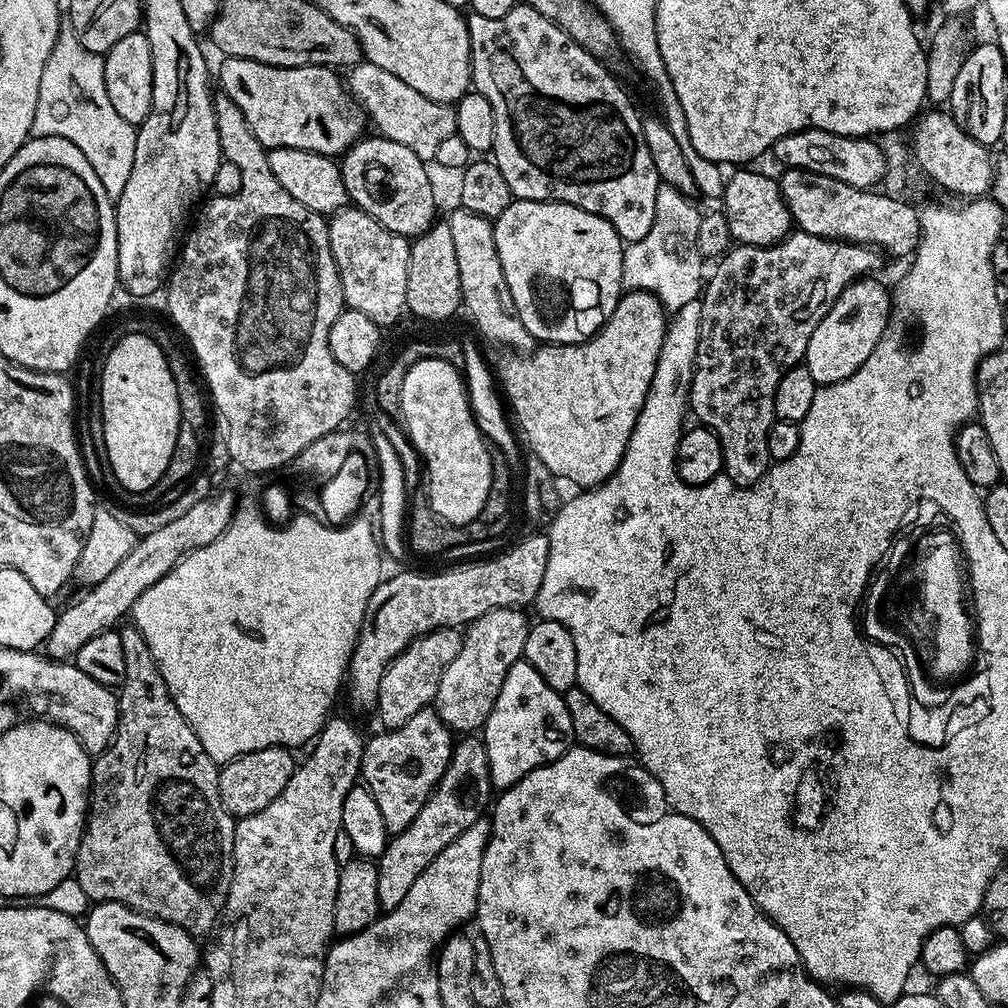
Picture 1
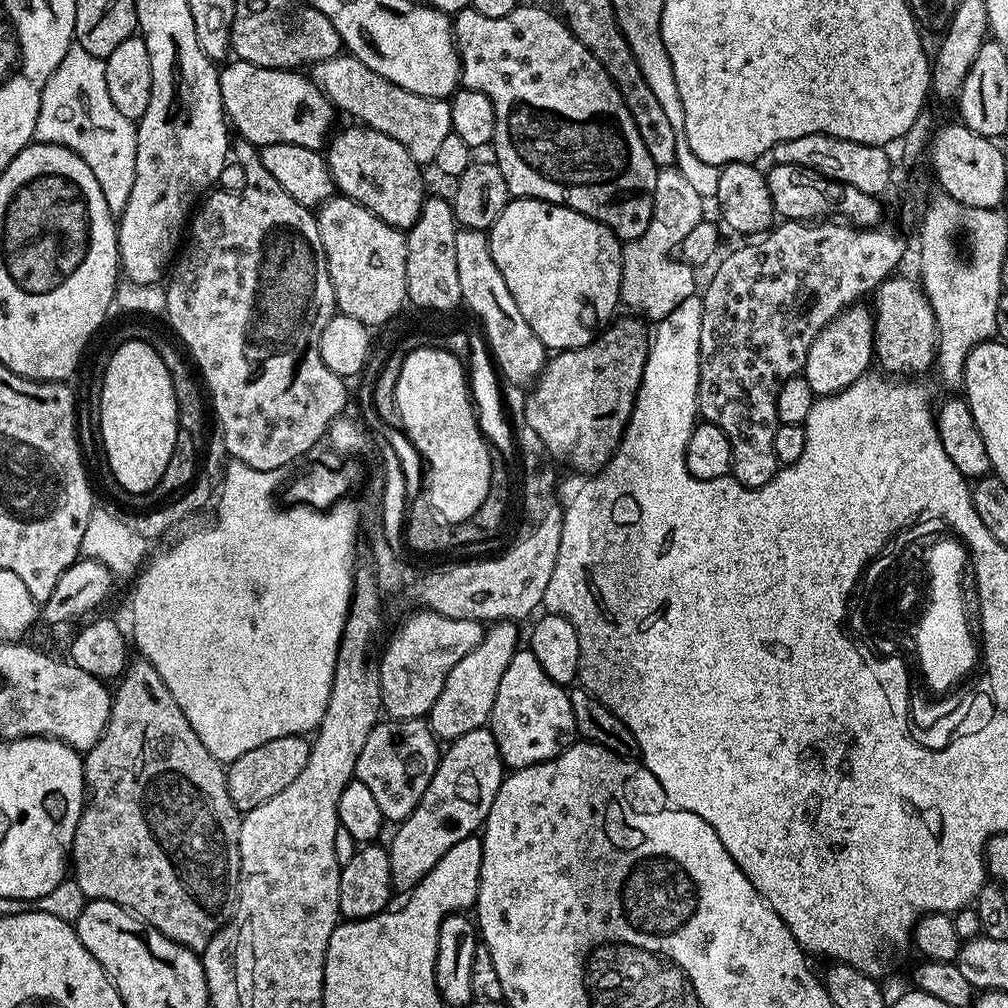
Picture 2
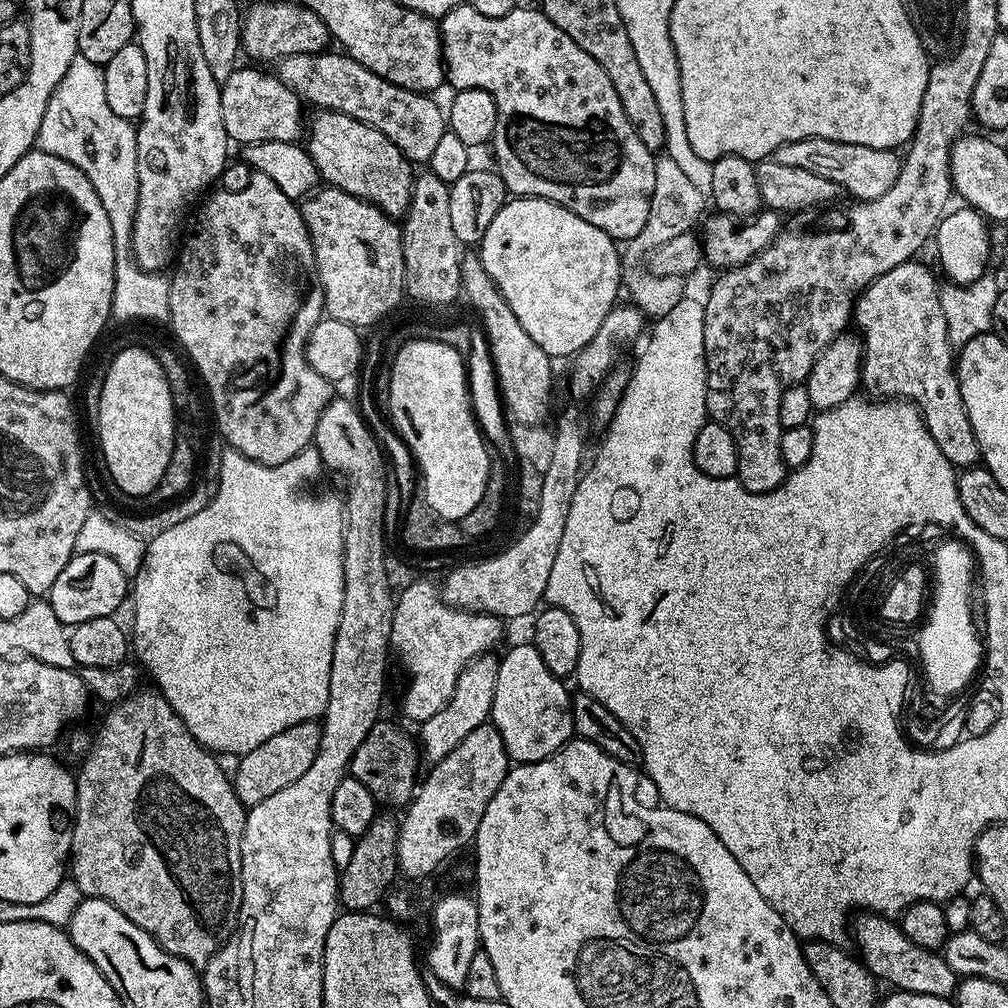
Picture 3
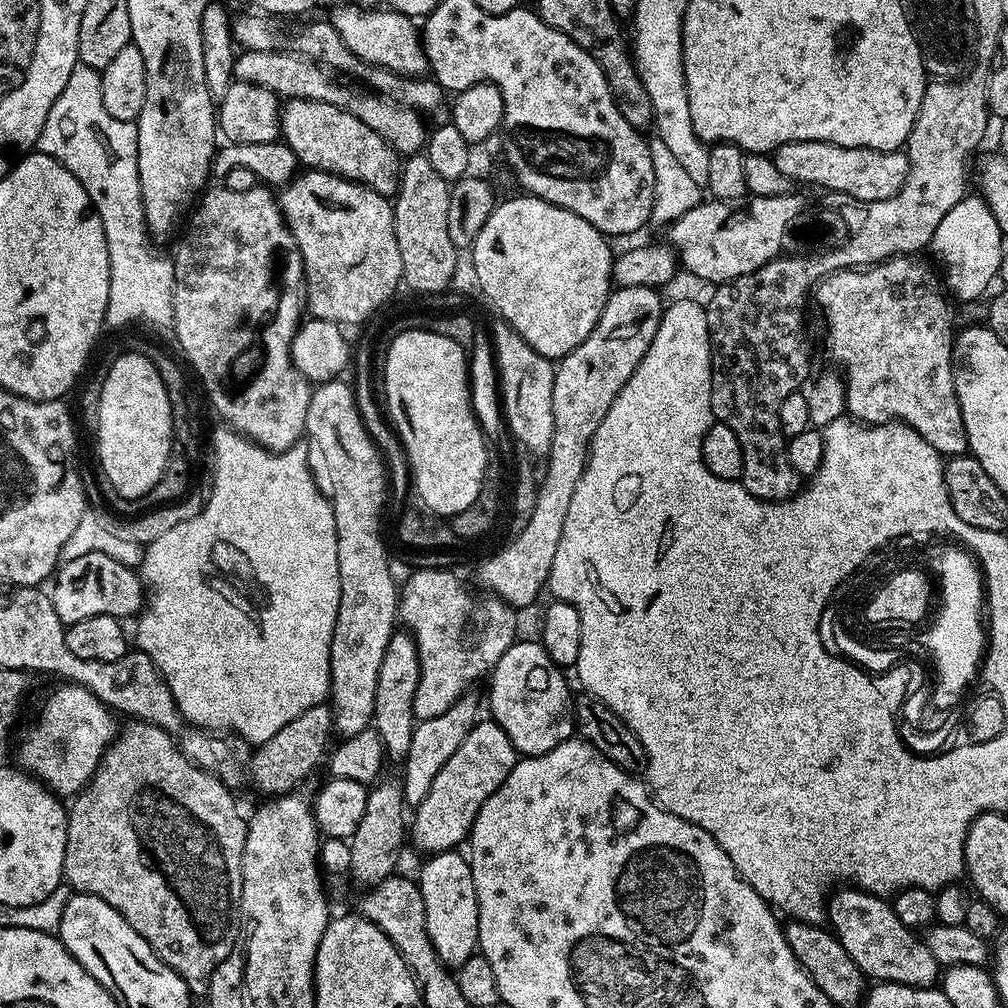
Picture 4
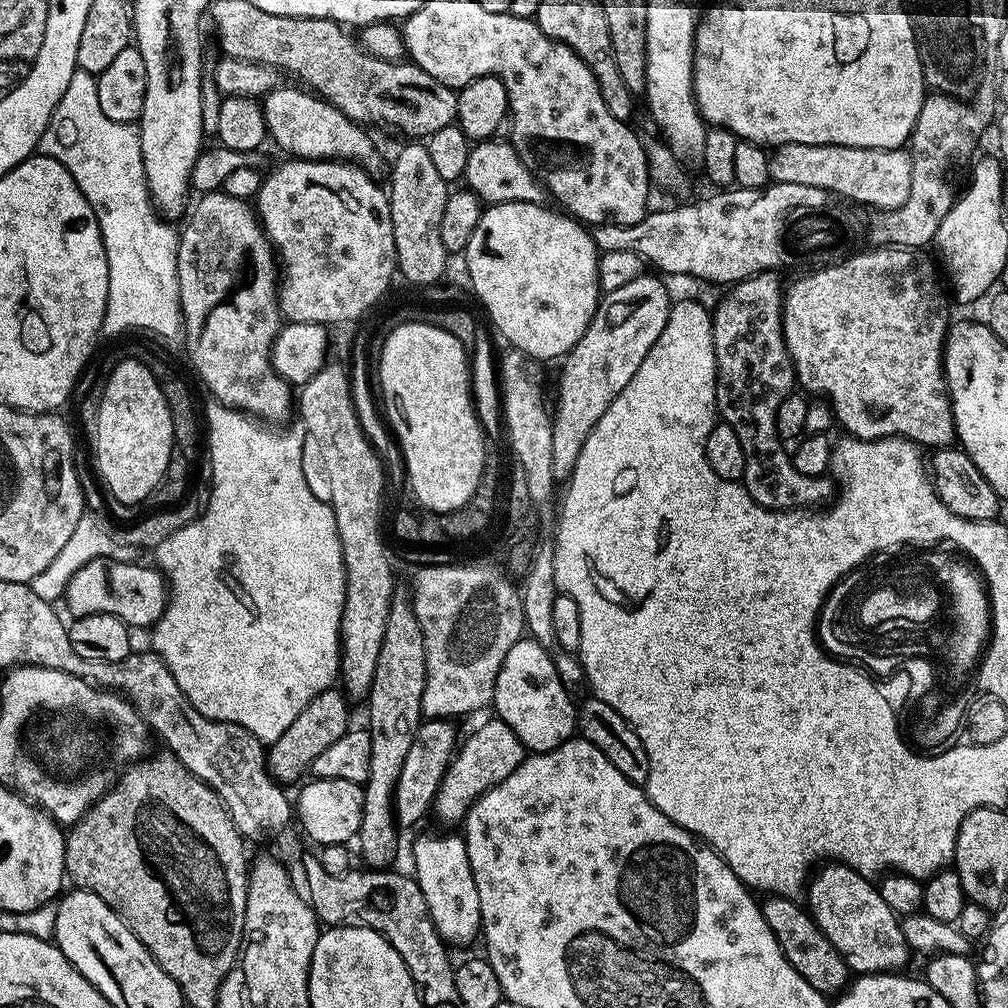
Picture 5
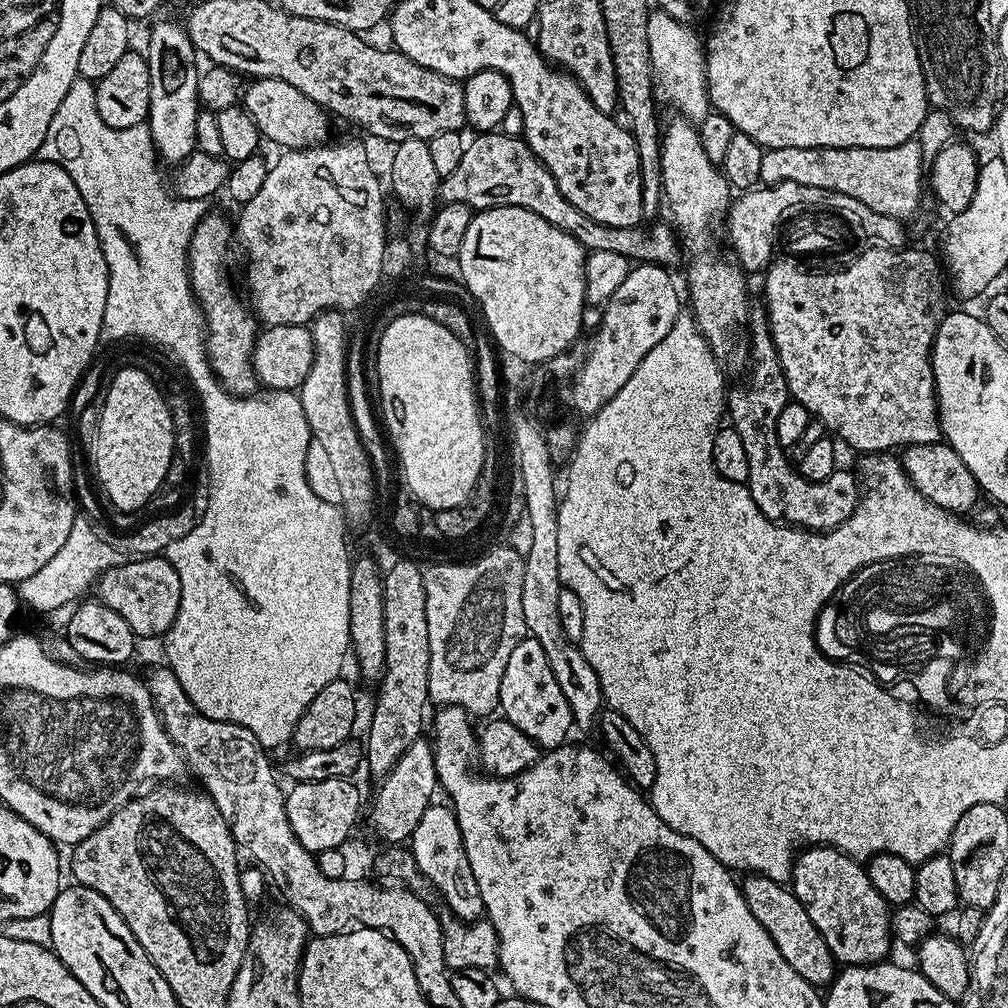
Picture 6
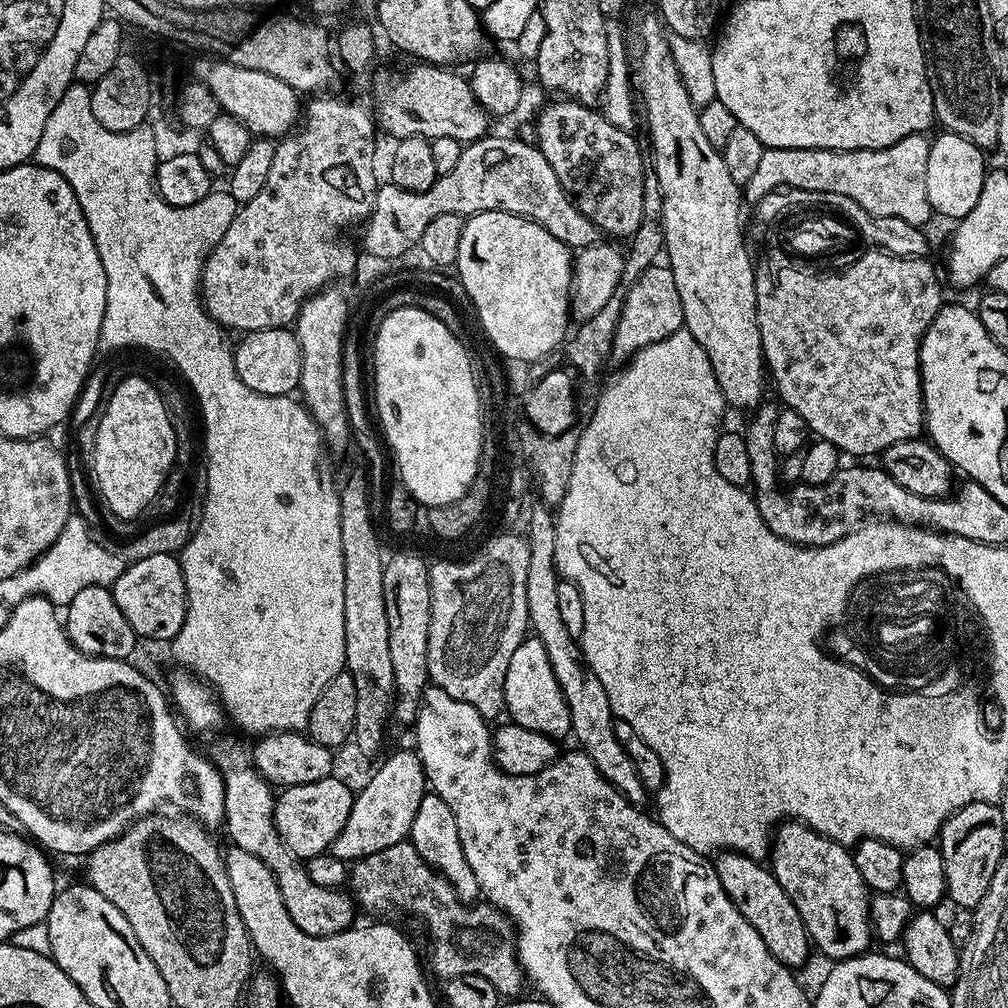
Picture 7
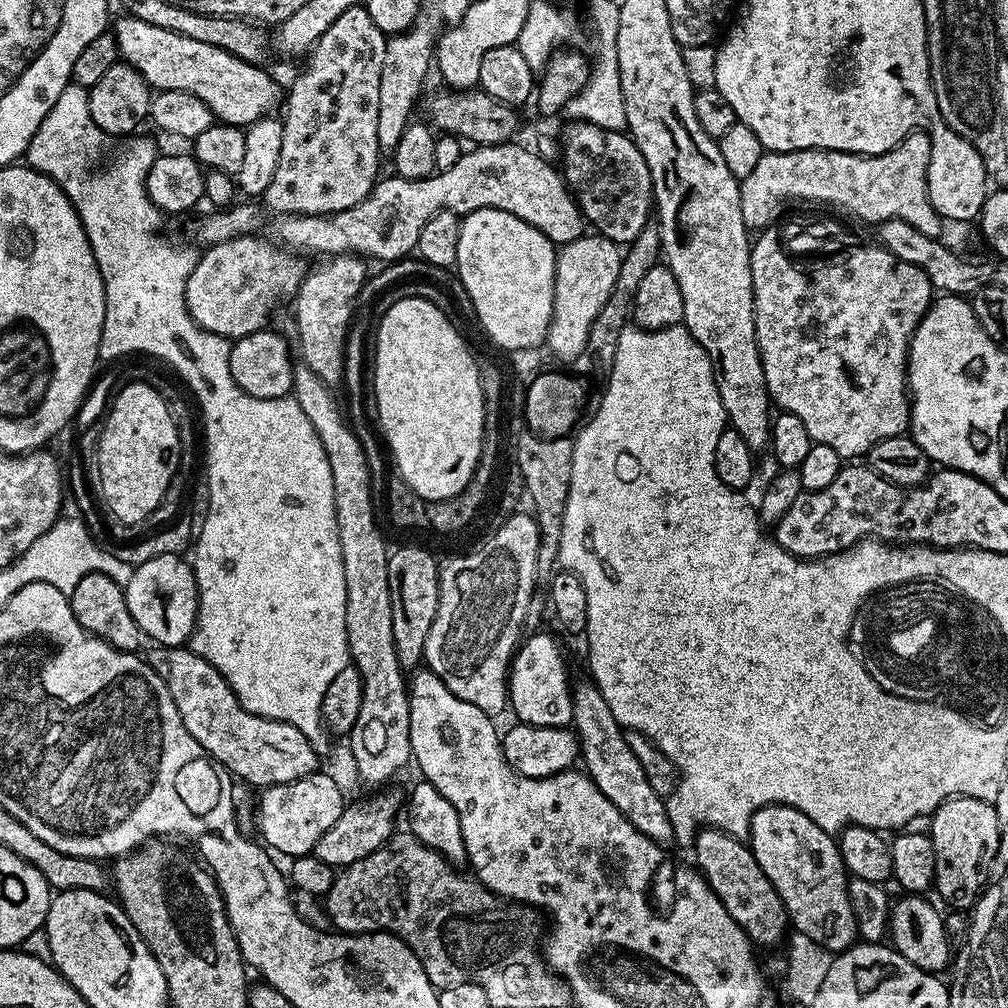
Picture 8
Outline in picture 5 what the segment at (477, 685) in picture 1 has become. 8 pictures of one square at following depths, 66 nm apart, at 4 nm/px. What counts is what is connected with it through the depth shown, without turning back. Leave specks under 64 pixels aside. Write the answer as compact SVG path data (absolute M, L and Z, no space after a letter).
M451 719L430 720L421 723L418 734L414 734L414 746L406 754L406 762L402 762L402 774L398 774L398 786L393 806L396 808L396 823L401 829L412 828L424 815L431 813L438 794L438 786L448 769L454 753L458 748L456 728Z

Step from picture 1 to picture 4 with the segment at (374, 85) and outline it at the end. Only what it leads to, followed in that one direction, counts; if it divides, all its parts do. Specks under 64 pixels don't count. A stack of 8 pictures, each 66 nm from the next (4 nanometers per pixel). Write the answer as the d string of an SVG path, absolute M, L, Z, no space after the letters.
M244 50L235 57L232 75L236 80L245 80L269 88L281 98L330 102L343 108L366 122L366 126L370 126L370 130L380 135L401 157L417 155L428 143L429 125L424 125L425 117L416 109L405 108L403 104L397 104L396 101L372 90L359 92L348 84L339 84L335 80L337 77L321 61L313 60L310 56L301 56L291 50Z

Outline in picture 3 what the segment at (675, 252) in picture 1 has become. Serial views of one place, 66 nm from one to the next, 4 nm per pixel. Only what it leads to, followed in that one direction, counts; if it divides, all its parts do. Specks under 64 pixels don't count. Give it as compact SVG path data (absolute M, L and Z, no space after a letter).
M666 154L657 157L655 164L655 186L654 192L651 195L650 213L649 217L646 218L646 225L639 231L634 239L630 239L625 243L621 251L621 281L623 287L625 288L626 294L628 292L629 296L633 299L631 300L633 305L639 308L647 317L659 318L665 316L678 304L678 302L683 300L686 294L686 292L684 292L685 281L683 277L680 276L652 275L648 272L647 267L641 262L650 252L658 246L662 246L663 243L670 242L671 239L678 238L681 234L693 231L703 217L704 200L706 204L705 193L695 189L695 185L691 184L687 175L675 165L672 158Z

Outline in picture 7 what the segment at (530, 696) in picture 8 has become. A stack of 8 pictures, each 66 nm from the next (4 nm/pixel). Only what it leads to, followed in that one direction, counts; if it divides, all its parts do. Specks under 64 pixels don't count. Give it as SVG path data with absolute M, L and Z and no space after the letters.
M529 639L514 650L514 658L506 670L504 707L507 715L512 715L509 716L511 723L526 726L526 730L538 730L538 734L553 738L571 733L570 710L566 698L562 698L558 678L554 678L554 670L550 670L550 662L546 660L546 646L540 640Z

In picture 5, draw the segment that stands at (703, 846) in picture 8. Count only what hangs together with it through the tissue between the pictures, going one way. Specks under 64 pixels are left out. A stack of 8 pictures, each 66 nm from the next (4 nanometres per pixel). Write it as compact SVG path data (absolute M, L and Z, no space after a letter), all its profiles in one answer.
M769 895L765 900L768 901L763 901L760 909L770 930L774 930L774 938L778 938L778 946L782 946L782 954L786 954L790 966L794 966L794 970L798 970L798 974L802 974L802 978L806 978L806 982L814 986L814 990L829 998L839 996L850 983L850 969L842 954L838 954L838 950L830 946L830 938L822 934L805 905L787 896Z

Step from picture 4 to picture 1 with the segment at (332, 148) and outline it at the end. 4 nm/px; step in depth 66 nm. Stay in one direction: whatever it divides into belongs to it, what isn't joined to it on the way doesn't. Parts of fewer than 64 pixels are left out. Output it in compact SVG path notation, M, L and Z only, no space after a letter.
M368 134L343 153L339 166L349 201L386 226L386 230L415 238L432 227L437 219L436 192L428 177L429 165L420 160L414 150L385 136Z

